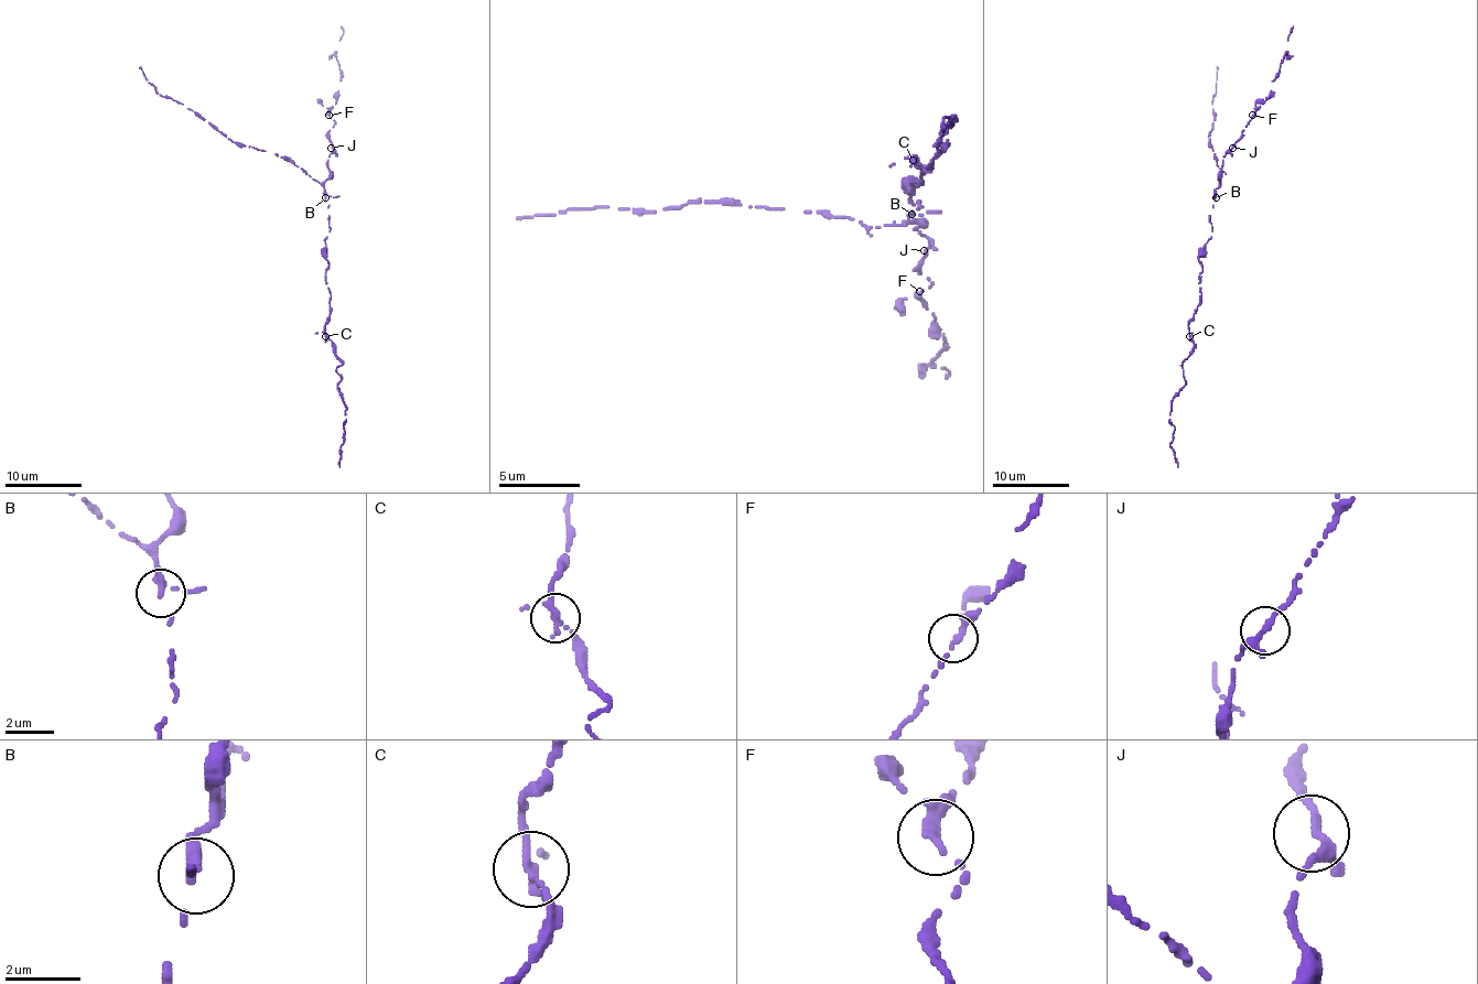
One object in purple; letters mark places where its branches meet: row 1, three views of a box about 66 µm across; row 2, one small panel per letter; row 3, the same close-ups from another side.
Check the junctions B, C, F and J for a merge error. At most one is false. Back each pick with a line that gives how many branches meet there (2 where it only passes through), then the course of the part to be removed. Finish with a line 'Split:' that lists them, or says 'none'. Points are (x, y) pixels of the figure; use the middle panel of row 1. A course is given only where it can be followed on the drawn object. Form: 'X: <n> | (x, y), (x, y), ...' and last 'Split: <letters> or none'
Split: none

